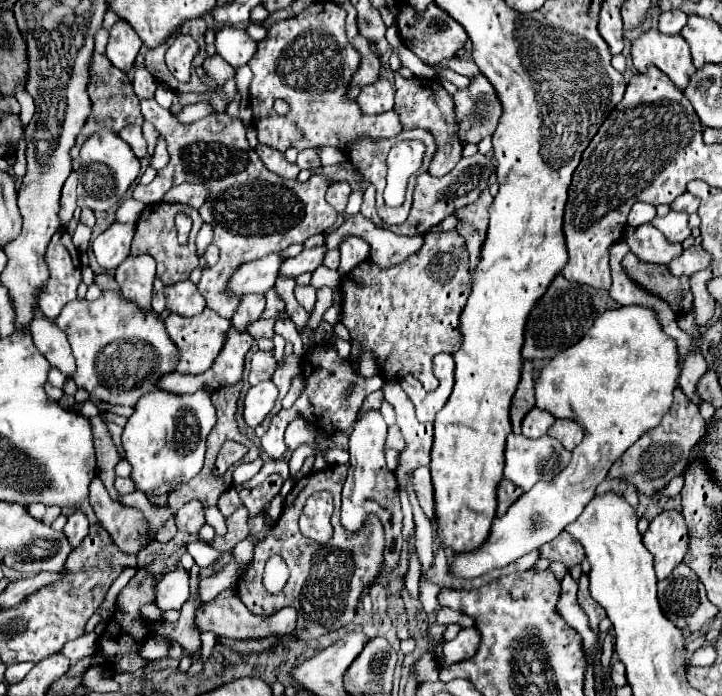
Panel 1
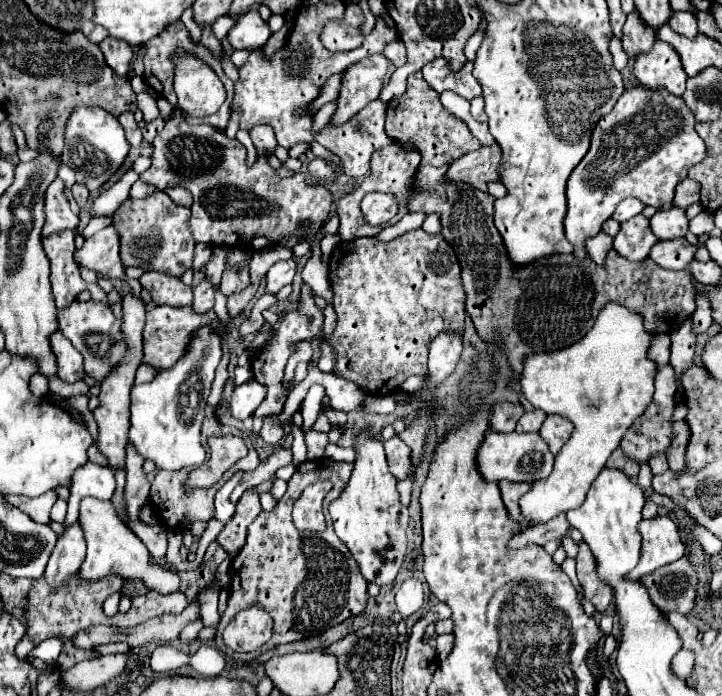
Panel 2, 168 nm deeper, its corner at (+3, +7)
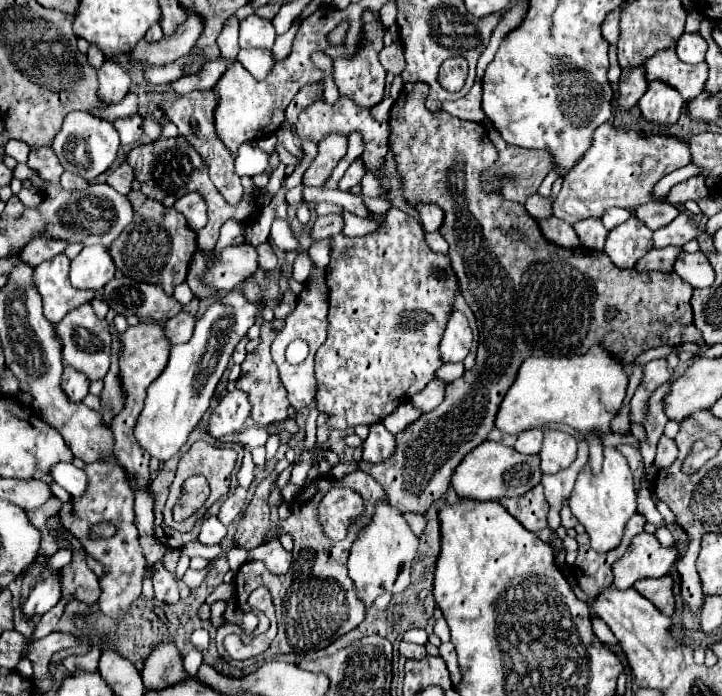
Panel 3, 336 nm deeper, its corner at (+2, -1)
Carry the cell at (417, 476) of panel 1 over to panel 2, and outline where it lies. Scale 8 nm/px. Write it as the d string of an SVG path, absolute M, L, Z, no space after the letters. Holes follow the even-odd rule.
M390 438L390 440L382 440L384 448L386 448L386 458L388 458L388 466L390 472L398 478L398 480L406 480L412 478L414 474L414 466L412 466L412 450L398 438Z

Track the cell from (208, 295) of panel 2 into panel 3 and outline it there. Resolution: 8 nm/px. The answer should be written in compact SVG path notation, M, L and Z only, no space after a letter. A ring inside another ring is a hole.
M187 312L177 314L175 318L169 318L165 322L165 336L169 338L169 344L183 344L191 338L195 326L195 318Z

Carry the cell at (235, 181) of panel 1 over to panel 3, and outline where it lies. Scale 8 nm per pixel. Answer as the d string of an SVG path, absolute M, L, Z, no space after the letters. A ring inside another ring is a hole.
M179 136L179 138L169 138L169 140L157 140L157 142L151 142L151 144L145 144L145 146L137 146L137 148L133 148L127 156L125 156L125 162L133 168L133 172L135 172L135 178L141 182L141 192L147 196L147 198L153 198L153 200L159 200L161 204L173 204L181 194L187 194L187 192L199 192L203 198L205 198L205 202L207 202L207 208L209 208L209 222L207 222L207 226L197 234L197 244L199 246L203 246L203 248L207 248L207 250L211 250L213 246L215 246L215 242L217 242L217 236L219 236L219 228L223 226L223 222L227 220L227 218L235 218L237 222L241 222L241 224L247 224L247 222L253 222L255 220L255 216L257 216L257 206L253 206L253 204L247 204L245 200L241 200L237 206L229 206L223 198L221 198L221 194L217 192L217 188L213 186L213 182L209 180L209 174L207 174L207 168L205 168L205 162L201 160L201 156L195 152L195 148L193 146L189 146L189 142L183 138L183 136ZM191 168L205 168L205 170L201 170L201 172L195 172L195 176L185 176L185 174L189 174L189 170Z

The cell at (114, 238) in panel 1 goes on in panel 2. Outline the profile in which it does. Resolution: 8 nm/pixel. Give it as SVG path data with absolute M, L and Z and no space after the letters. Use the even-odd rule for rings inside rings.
M108 226L84 240L84 246L76 250L76 262L98 272L104 278L122 278L124 266L120 260L120 236L114 226Z

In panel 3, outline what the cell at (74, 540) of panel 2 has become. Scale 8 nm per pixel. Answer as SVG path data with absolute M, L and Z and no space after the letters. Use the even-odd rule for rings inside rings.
M55 576L55 578L45 578L45 580L39 580L39 582L35 584L35 588L33 588L31 594L29 594L29 598L21 604L21 612L23 612L25 618L43 616L43 614L49 612L59 600L61 600L59 576Z

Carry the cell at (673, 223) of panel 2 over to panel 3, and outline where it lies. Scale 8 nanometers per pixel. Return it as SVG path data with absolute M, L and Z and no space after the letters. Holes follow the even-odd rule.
M681 212L671 224L655 230L653 242L655 242L655 248L665 248L665 246L683 248L683 244L687 244L695 236L697 236L697 226L687 214Z

